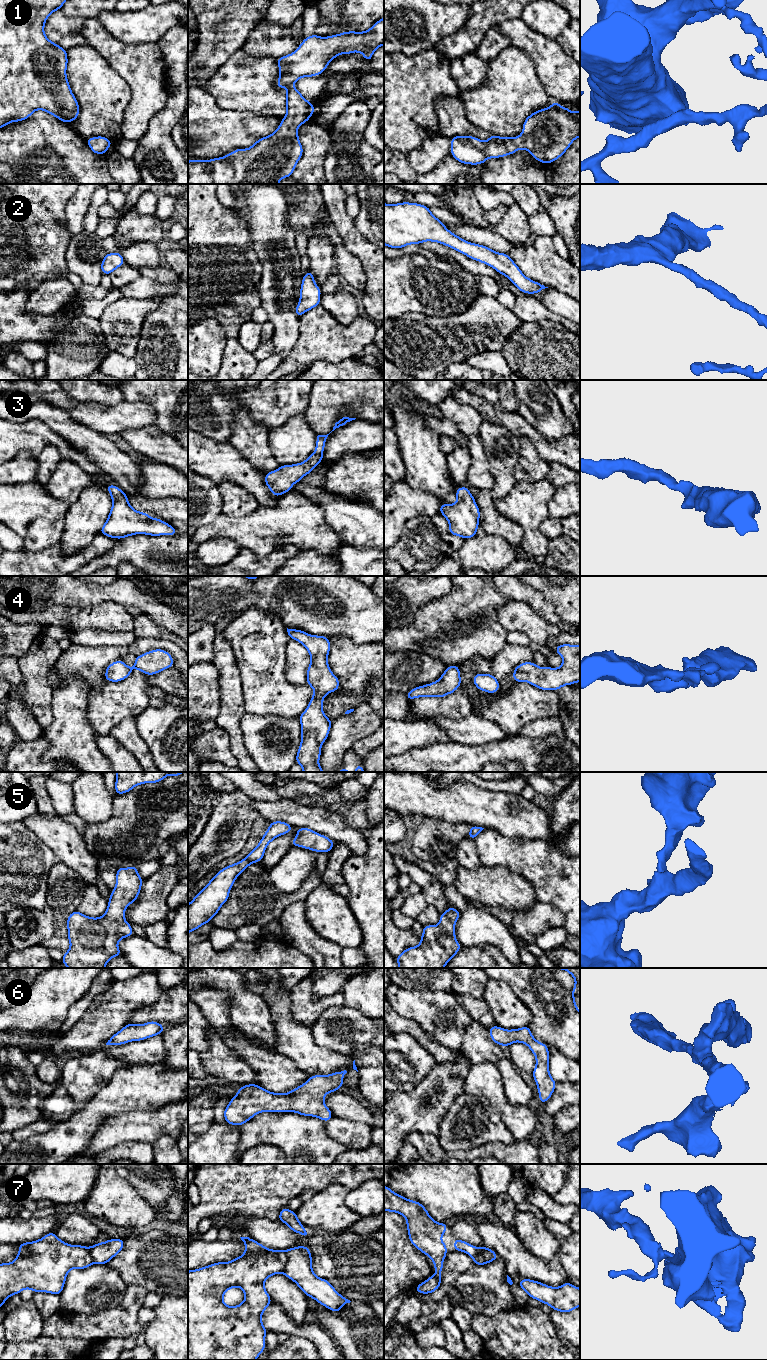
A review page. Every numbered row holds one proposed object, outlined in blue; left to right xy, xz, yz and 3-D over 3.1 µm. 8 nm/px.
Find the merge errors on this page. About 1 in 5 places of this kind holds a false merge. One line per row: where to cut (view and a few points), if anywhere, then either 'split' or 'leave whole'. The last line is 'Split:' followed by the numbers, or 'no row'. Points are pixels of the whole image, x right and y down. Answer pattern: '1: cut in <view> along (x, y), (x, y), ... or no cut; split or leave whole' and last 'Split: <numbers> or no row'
1: no cut; leave whole
2: no cut; leave whole
3: no cut; leave whole
4: no cut; leave whole
5: no cut; leave whole
6: no cut; leave whole
7: cut in xz along (283, 1251), (287, 1257), (284, 1272); split
Split: 7

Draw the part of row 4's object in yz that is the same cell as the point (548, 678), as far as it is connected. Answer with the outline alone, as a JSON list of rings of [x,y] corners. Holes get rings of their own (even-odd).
[[[561,644],[554,651],[563,659],[560,667],[545,668],[523,662],[514,669],[514,681],[525,681],[545,691],[557,691],[565,685],[580,682],[580,645]]]

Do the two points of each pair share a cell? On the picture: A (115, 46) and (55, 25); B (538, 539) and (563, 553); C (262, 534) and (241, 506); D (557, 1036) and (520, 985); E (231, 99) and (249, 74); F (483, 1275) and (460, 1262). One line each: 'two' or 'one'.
A: two
B: two
C: two
D: one
E: one
F: two

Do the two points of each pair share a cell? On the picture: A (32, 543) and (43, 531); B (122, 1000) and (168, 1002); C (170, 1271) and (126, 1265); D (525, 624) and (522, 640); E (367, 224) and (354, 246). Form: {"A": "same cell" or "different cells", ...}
{"A": "same cell", "B": "different cells", "C": "same cell", "D": "different cells", "E": "different cells"}

